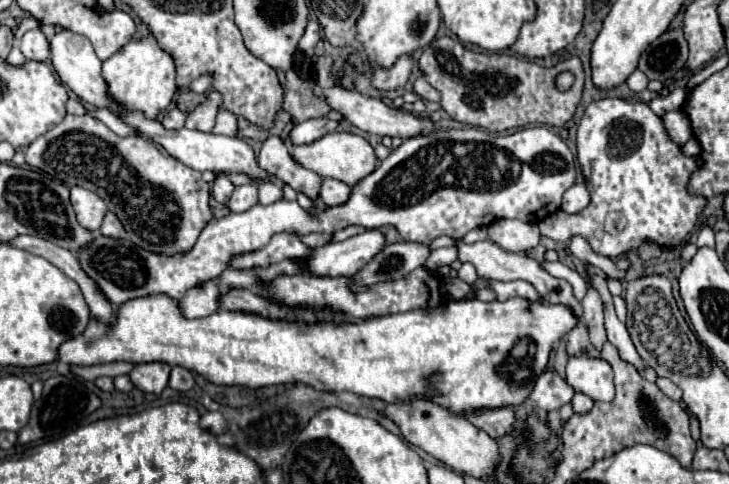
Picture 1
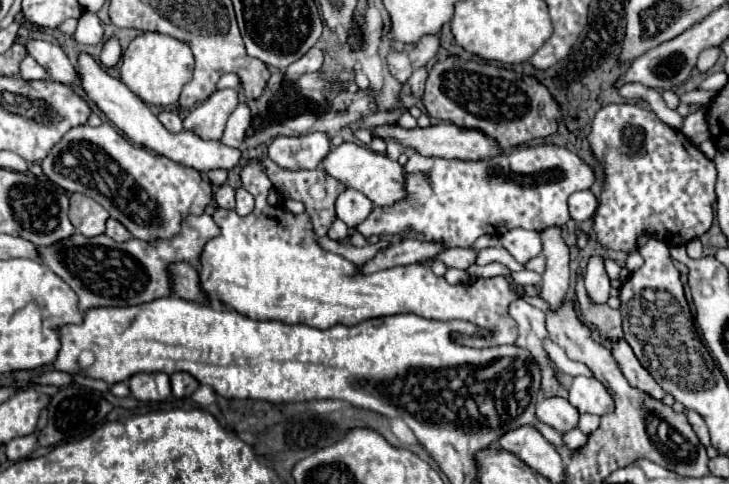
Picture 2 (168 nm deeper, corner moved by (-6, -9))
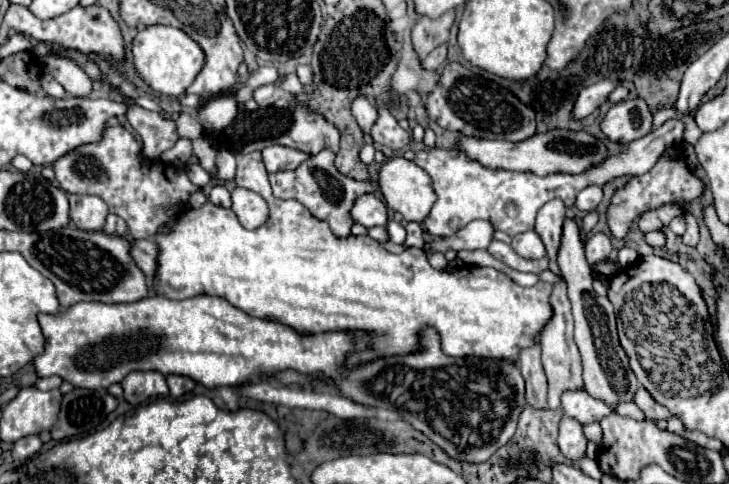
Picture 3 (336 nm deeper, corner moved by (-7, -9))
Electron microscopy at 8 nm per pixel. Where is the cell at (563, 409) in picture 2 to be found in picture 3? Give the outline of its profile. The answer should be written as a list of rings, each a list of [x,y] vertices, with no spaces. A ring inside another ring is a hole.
[[[562,417],[558,447],[564,453],[564,457],[570,461],[580,461],[586,455],[586,443],[588,439],[582,433],[582,425],[570,417]]]

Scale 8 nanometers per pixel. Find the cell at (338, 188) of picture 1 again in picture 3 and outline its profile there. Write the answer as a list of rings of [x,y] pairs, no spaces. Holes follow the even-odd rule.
[[[368,193],[356,201],[356,205],[352,207],[352,217],[356,223],[362,223],[366,227],[386,225],[388,223],[388,209],[378,195]]]

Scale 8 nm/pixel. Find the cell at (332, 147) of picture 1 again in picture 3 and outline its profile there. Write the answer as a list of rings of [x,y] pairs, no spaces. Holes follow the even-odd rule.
[[[394,157],[382,165],[382,169],[380,169],[380,191],[386,197],[388,207],[392,211],[402,213],[402,217],[406,221],[422,223],[428,217],[432,203],[436,203],[436,191],[432,187],[430,175],[422,167],[418,167],[414,161],[408,161],[404,157]]]

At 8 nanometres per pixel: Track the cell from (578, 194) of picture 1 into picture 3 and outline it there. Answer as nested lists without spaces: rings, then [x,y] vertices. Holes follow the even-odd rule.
[[[592,185],[592,187],[586,187],[586,189],[582,189],[582,191],[578,193],[576,207],[578,207],[580,211],[588,213],[588,211],[594,211],[600,201],[602,201],[602,187]]]

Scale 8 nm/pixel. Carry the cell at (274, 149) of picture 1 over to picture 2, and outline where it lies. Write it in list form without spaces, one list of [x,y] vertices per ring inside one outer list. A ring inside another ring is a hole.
[[[269,157],[263,159],[263,169],[267,173],[267,177],[271,179],[273,187],[283,195],[283,197],[291,197],[291,199],[297,199],[305,205],[309,217],[311,217],[311,223],[313,223],[313,229],[317,235],[327,235],[327,229],[329,229],[329,223],[333,221],[335,217],[335,199],[339,197],[339,193],[345,189],[343,183],[339,183],[337,179],[329,177],[321,167],[317,169],[299,169],[299,171],[287,171],[283,167],[279,167],[277,163],[273,163]]]

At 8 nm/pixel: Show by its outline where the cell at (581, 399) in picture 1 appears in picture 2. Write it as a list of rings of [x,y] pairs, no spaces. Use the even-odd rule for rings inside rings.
[[[581,413],[579,415],[579,429],[589,435],[591,431],[595,431],[599,427],[599,417],[597,415],[587,415],[587,413]]]

